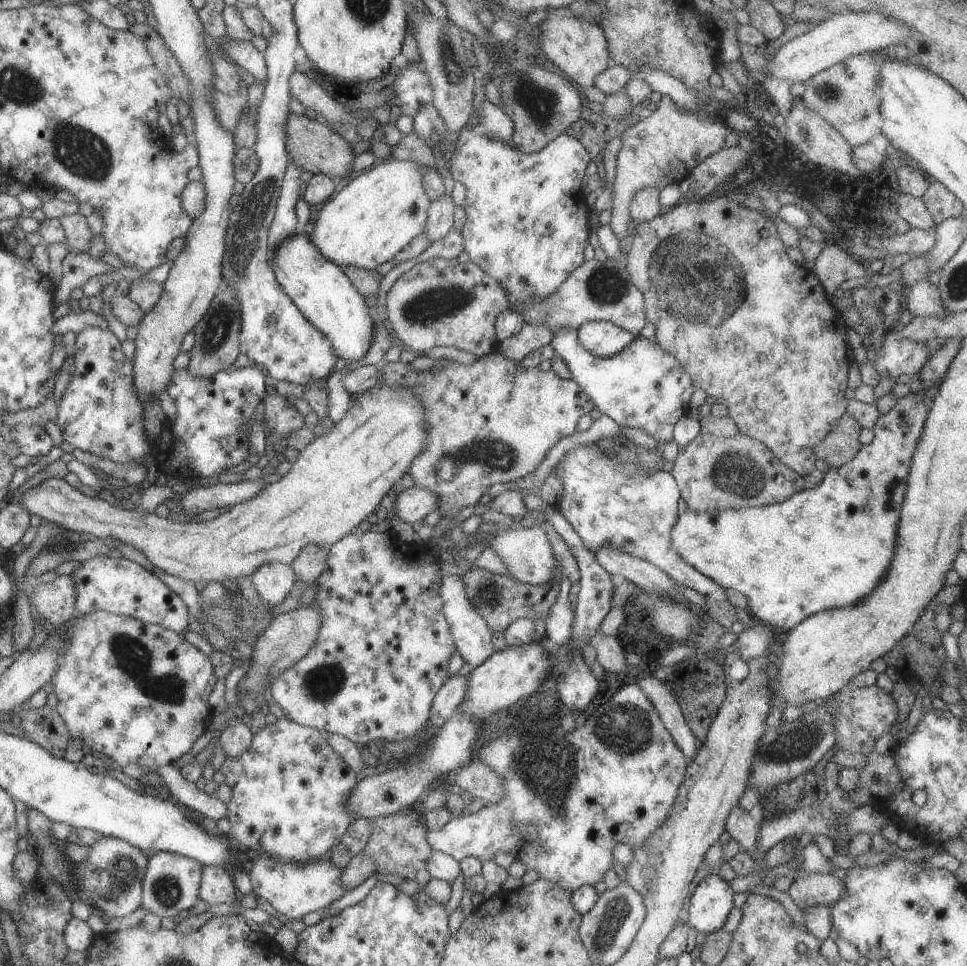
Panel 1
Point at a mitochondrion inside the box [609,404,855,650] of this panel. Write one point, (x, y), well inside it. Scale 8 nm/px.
(739, 475)

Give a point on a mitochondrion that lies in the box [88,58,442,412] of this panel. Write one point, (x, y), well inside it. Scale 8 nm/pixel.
(244, 244)

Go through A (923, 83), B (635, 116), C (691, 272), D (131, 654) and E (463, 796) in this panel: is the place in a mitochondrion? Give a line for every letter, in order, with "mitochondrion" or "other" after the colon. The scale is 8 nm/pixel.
A: other
B: other
C: mitochondrion
D: mitochondrion
E: other

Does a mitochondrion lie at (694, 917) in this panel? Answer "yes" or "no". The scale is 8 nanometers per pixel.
no

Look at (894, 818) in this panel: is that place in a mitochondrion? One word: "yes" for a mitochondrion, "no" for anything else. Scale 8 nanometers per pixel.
no

